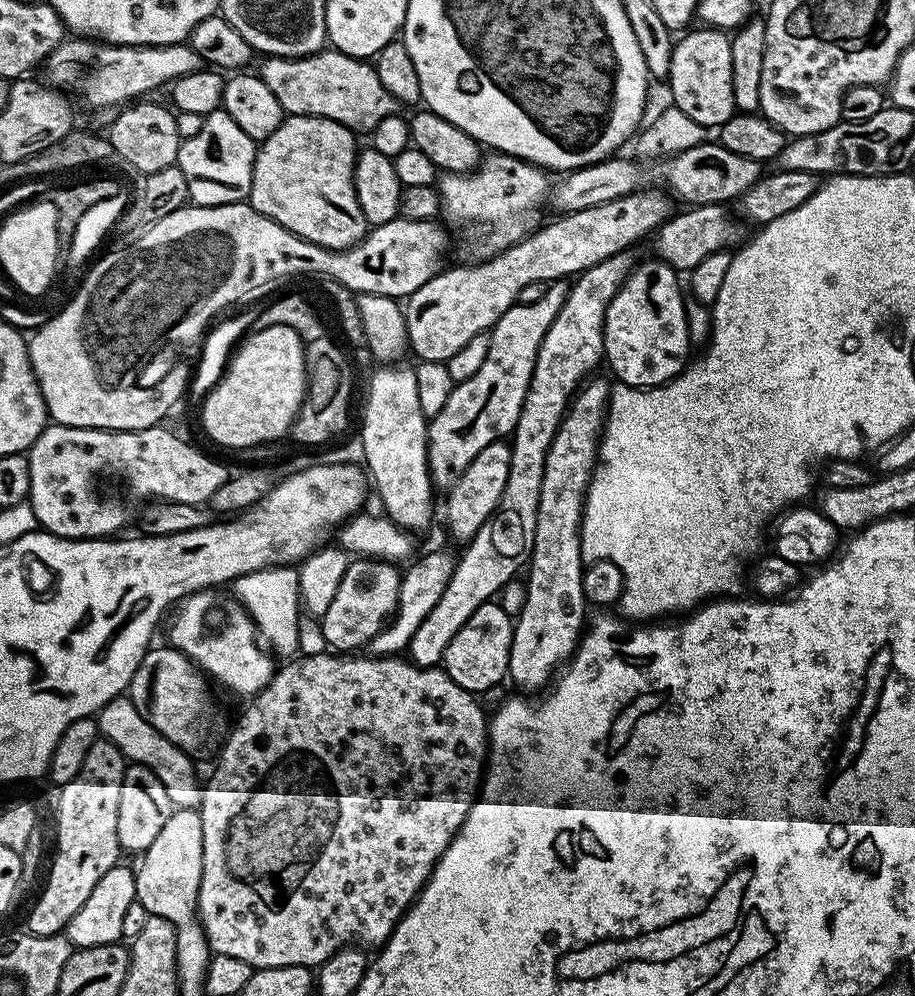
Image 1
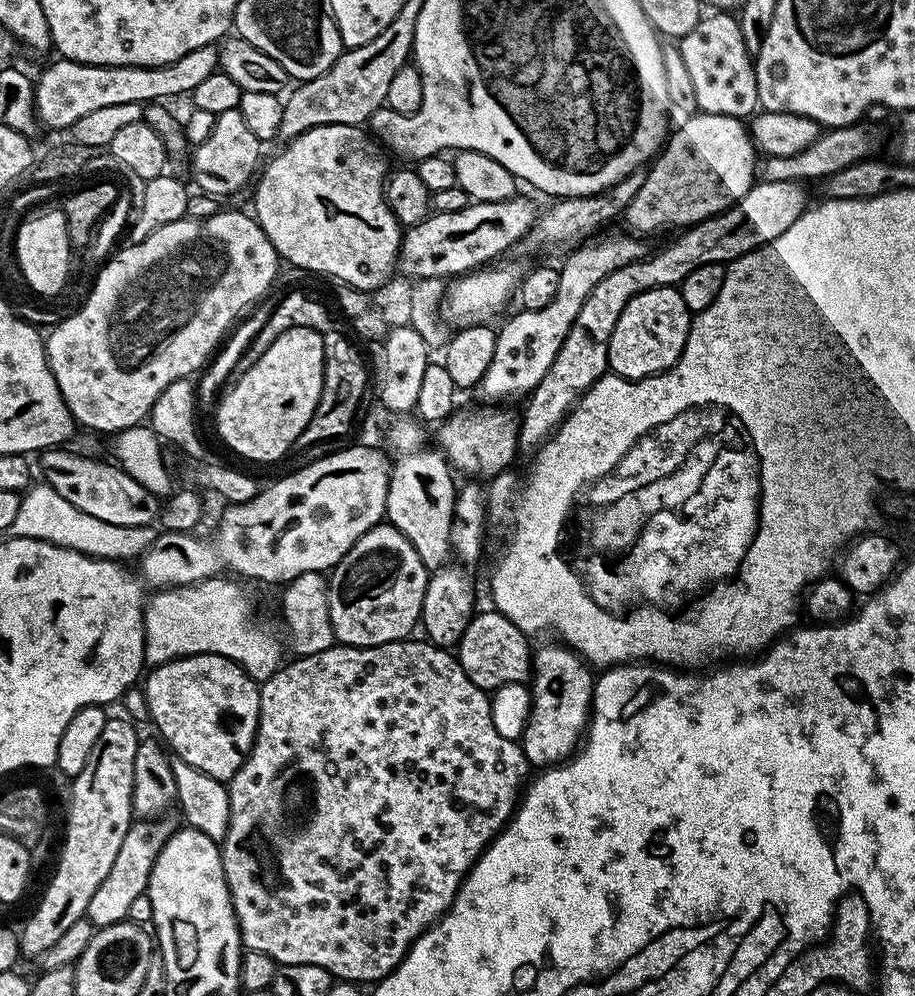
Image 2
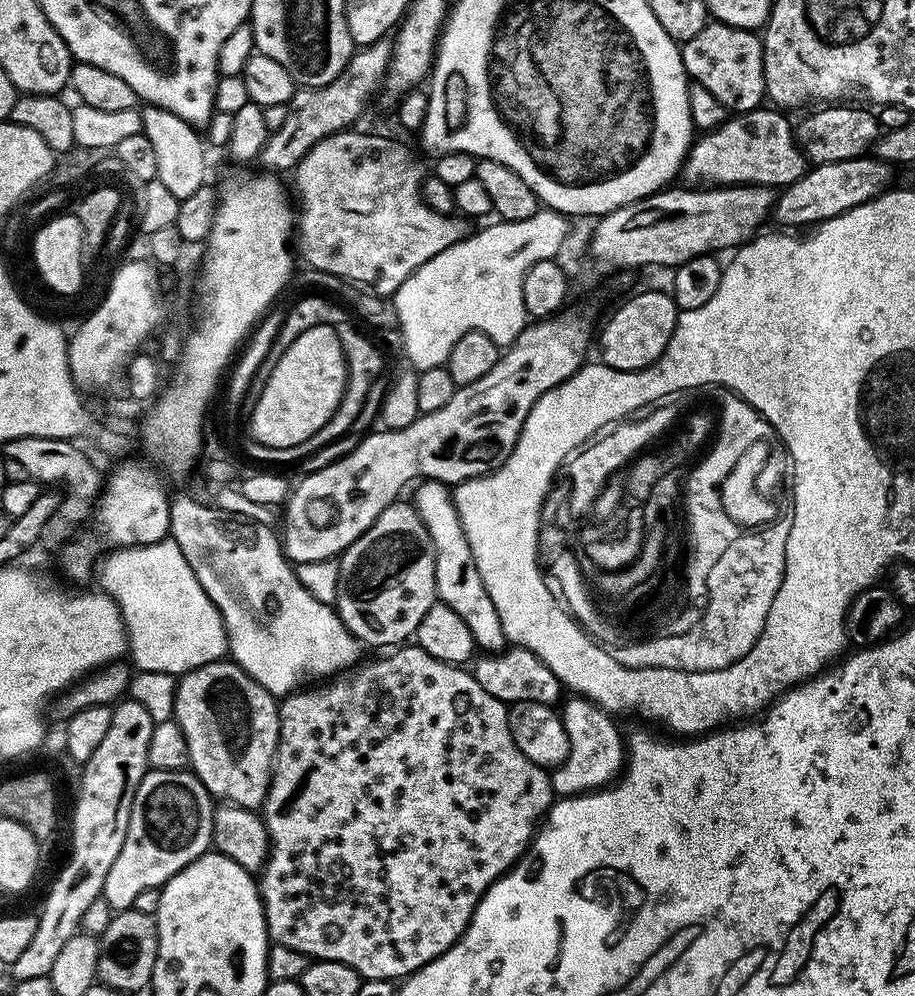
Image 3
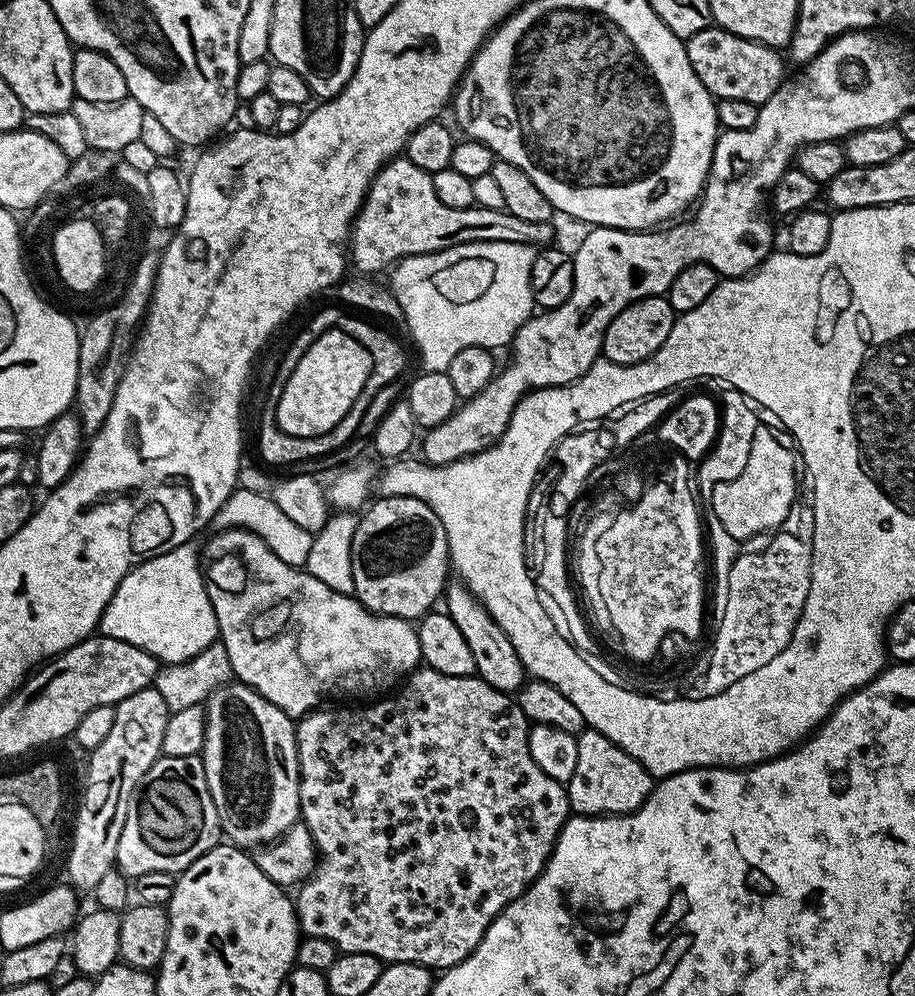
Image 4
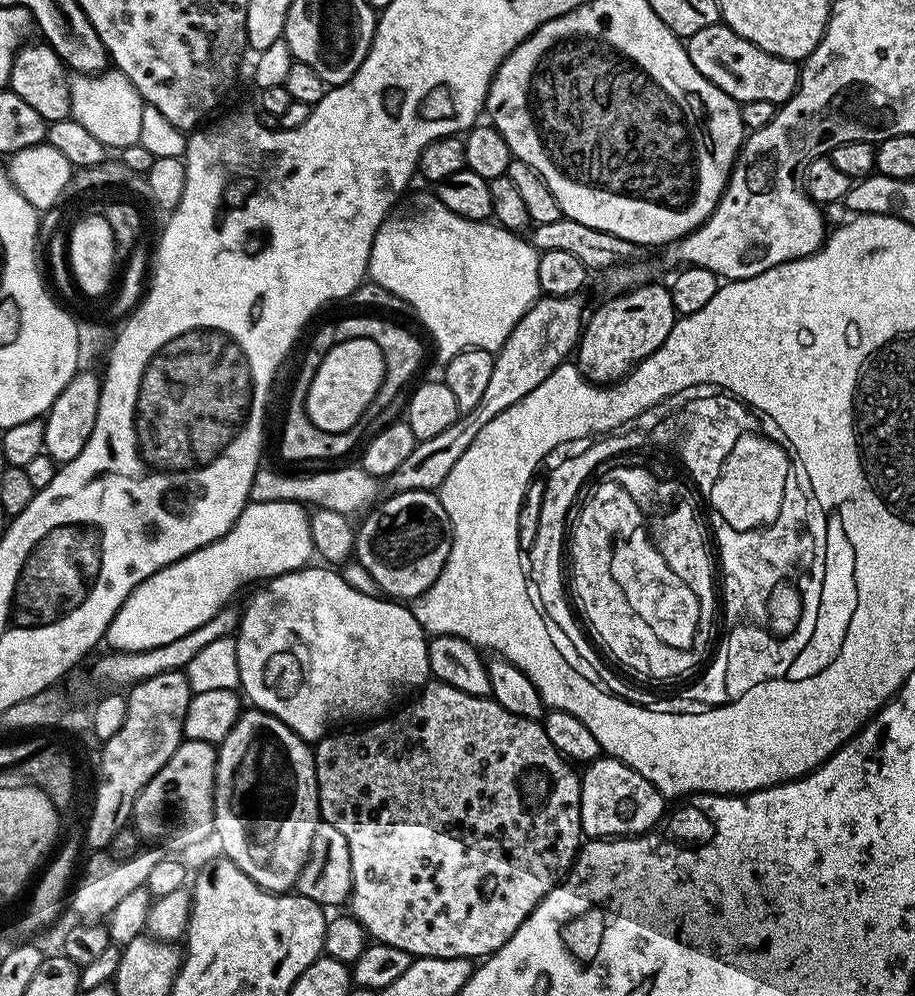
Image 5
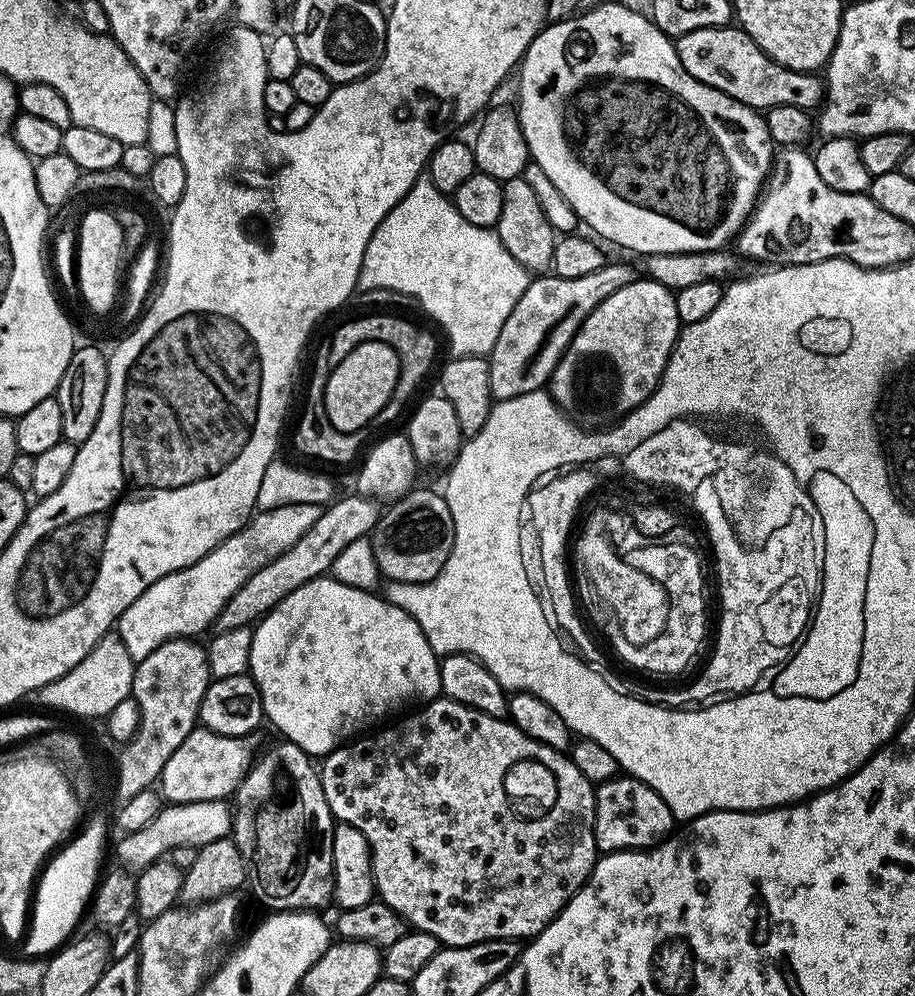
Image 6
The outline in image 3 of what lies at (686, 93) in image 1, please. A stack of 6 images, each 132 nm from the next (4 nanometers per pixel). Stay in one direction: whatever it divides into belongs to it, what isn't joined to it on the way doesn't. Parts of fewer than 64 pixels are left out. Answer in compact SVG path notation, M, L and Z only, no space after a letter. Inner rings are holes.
M709 22L704 25L694 38L683 41L682 55L684 58L684 70L695 83L706 86L722 106L726 106L729 113L739 114L749 112L761 107L765 103L764 90L764 46L761 37L755 31L746 28L735 28L729 24Z

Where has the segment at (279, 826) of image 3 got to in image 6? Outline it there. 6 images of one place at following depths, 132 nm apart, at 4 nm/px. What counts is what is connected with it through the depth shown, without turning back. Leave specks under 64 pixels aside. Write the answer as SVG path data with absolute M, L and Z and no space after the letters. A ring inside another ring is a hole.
M447 698L430 700L412 711L416 712L410 713L405 720L398 721L393 728L381 727L376 730L381 732L373 731L341 744L323 757L318 768L322 794L326 794L326 802L333 817L341 824L349 824L362 830L370 846L376 896L386 906L395 908L409 929L434 934L434 938L438 938L441 945L450 948L466 947L487 940L520 942L537 936L564 909L566 902L574 898L576 891L588 882L588 876L598 859L594 838L594 785L586 778L586 774L582 774L582 770L578 770L578 766L574 766L571 755L522 734L522 730L518 730L518 726L514 726L512 721L505 717L491 716L482 710L471 708L469 704Z

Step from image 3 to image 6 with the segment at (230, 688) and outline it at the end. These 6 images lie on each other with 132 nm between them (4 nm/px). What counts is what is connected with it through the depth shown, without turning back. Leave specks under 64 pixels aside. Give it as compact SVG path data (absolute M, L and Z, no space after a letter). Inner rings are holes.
M281 739L279 743L266 749L261 756L259 753L258 762L253 763L243 782L236 787L230 836L248 863L251 883L260 887L256 892L257 898L268 910L324 910L320 908L328 903L331 905L334 900L334 817L326 802L326 794L322 794L322 782L313 757L307 756L297 744L291 744L286 739Z

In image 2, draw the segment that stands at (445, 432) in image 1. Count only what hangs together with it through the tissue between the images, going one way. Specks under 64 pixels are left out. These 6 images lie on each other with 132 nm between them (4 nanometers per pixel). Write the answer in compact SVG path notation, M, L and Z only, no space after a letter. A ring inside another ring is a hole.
M636 234L627 235L604 236L597 244L584 244L581 248L574 249L565 258L564 264L559 265L558 294L554 294L550 306L542 306L542 310L533 312L516 310L516 313L504 325L499 325L494 346L494 358L491 360L489 368L486 369L486 374L482 374L482 382L474 389L475 395L478 394L484 399L481 401L504 402L500 400L512 400L515 396L524 398L529 392L535 390L538 382L542 382L546 370L550 370L554 358L558 358L558 350L562 350L562 342L566 338L570 326L574 326L574 318L578 318L578 310L582 310L582 302L586 302L586 298L590 298L590 290L594 290L594 286L598 286L598 282L602 282L602 278L606 278L606 274L614 274L614 270L622 270L622 266L635 260L644 259L646 249L644 249L643 242L640 241L643 239Z

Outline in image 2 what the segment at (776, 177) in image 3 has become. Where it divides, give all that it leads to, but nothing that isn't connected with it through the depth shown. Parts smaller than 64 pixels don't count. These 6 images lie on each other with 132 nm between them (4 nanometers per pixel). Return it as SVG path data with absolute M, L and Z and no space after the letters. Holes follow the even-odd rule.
M697 111L681 120L684 121L677 128L675 125L674 131L665 139L664 147L644 172L642 190L638 190L628 207L623 209L622 220L632 227L629 229L633 233L656 232L659 228L683 230L691 225L701 224L719 212L733 208L752 189L753 184L757 183L756 143L752 141L749 125L741 117Z

